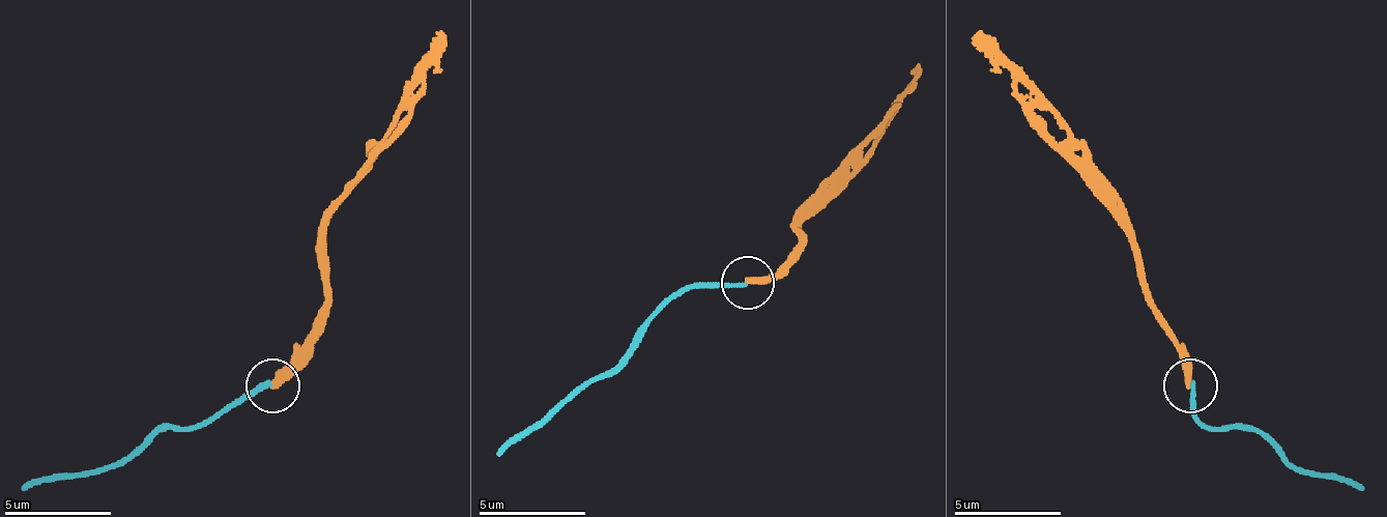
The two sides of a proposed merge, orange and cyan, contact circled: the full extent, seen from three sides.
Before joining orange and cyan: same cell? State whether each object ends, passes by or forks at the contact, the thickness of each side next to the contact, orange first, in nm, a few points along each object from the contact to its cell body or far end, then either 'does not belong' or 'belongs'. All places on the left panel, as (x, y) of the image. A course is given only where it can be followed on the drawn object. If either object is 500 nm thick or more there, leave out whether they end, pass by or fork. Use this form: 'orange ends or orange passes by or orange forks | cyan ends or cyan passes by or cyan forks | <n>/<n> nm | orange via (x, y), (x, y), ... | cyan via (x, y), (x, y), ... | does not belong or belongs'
orange ends | cyan ends | 320/220 nm | orange via (271, 386), (324, 307), (324, 226), (336, 199), (368, 167), (368, 151), (394, 119), (405, 82), (442, 28) | cyan via (271, 386), (212, 413), (191, 429), (159, 429), (138, 451), (99, 467), (20, 488) | does not belong

